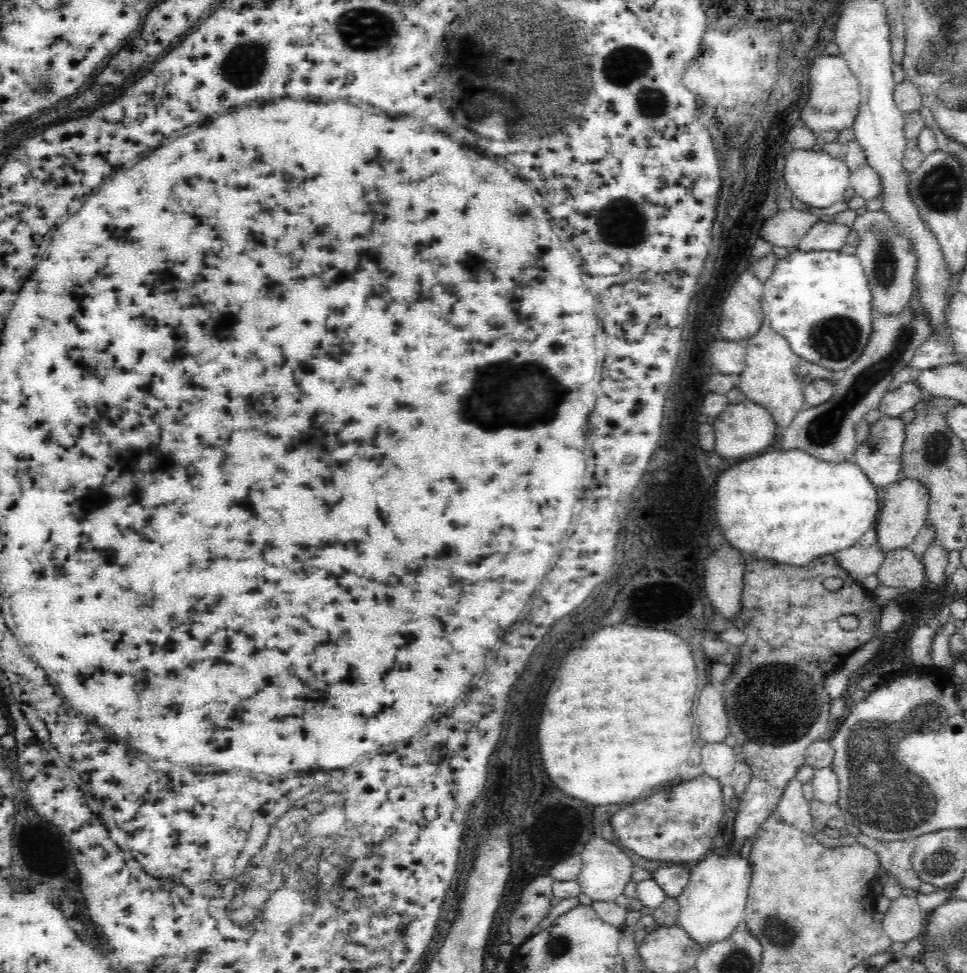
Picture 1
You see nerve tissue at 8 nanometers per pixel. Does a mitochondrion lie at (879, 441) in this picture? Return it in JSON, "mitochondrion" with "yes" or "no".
{"mitochondrion":"yes"}

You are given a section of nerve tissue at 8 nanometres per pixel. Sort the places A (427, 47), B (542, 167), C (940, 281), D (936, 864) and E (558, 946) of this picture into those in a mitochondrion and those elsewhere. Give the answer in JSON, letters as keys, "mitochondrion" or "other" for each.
{"A":"other","B":"other","C":"other","D":"mitochondrion","E":"mitochondrion"}

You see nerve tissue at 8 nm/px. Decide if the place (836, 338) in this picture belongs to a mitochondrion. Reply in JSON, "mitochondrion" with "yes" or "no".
{"mitochondrion":"yes"}

